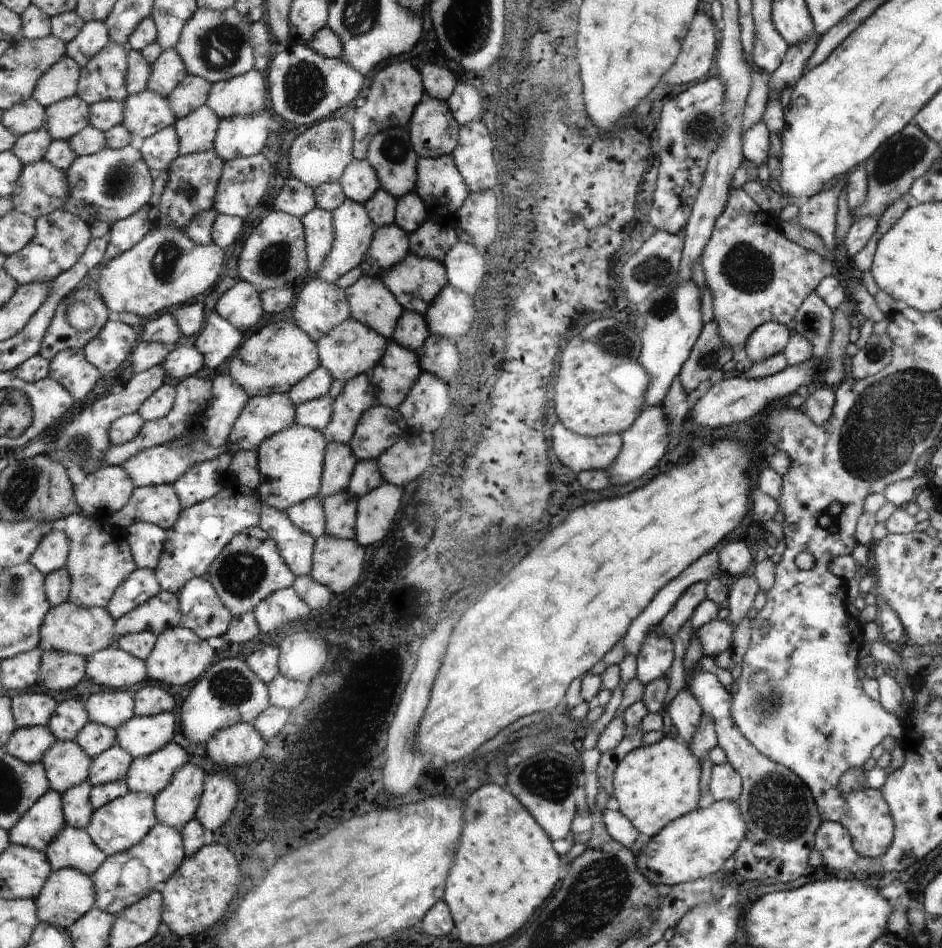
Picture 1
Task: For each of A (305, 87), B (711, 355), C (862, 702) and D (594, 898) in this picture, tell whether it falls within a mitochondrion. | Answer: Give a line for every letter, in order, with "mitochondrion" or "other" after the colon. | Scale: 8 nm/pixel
A: mitochondrion
B: mitochondrion
C: other
D: mitochondrion

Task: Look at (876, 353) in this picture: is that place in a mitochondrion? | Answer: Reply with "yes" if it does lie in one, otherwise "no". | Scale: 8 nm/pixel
yes

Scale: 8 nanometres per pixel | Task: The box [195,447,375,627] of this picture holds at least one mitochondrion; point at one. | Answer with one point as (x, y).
(241, 573)

